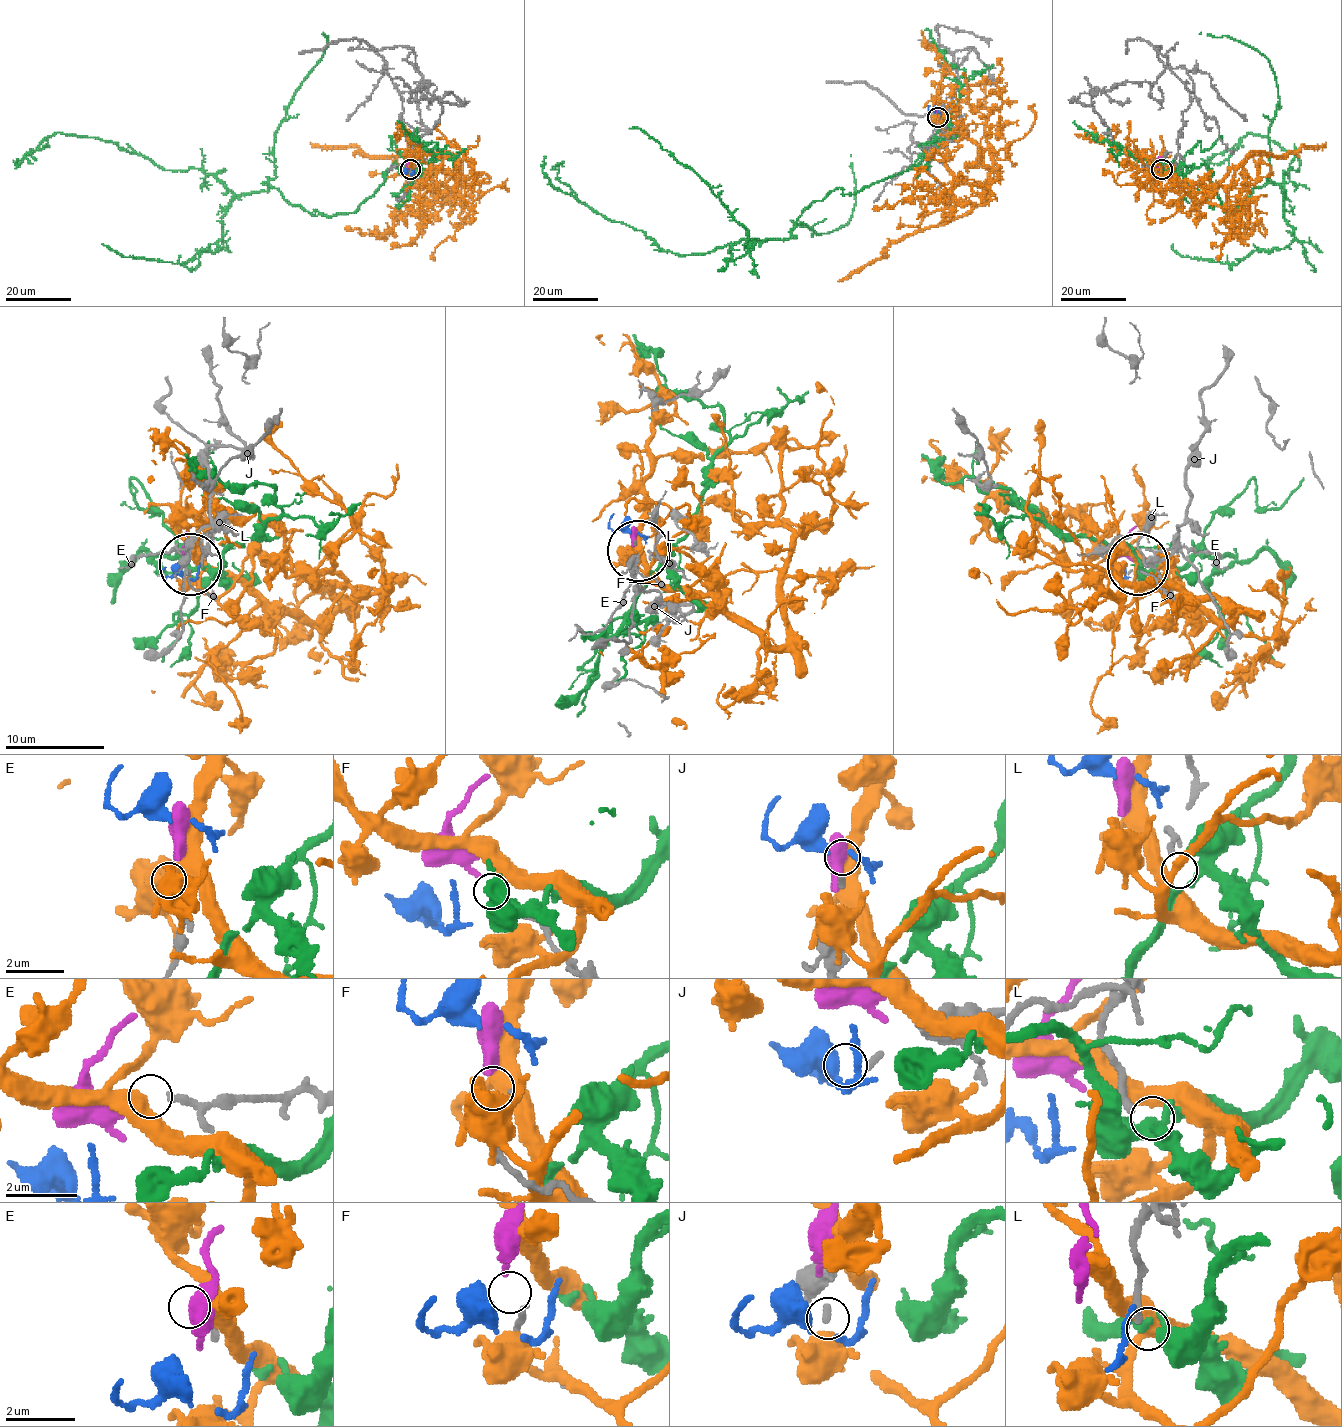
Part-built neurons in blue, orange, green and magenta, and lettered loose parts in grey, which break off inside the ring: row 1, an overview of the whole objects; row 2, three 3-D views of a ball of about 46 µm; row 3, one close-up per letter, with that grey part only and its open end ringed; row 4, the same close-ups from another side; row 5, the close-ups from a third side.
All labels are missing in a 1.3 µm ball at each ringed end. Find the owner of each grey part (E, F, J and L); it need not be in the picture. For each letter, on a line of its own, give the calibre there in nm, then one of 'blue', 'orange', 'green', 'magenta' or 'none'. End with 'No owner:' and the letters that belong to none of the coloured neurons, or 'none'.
E: calibre 130 nm; orange
F: calibre 140 nm; magenta
J: calibre 150 nm; none
L: calibre 200 nm; green
No owner: J

